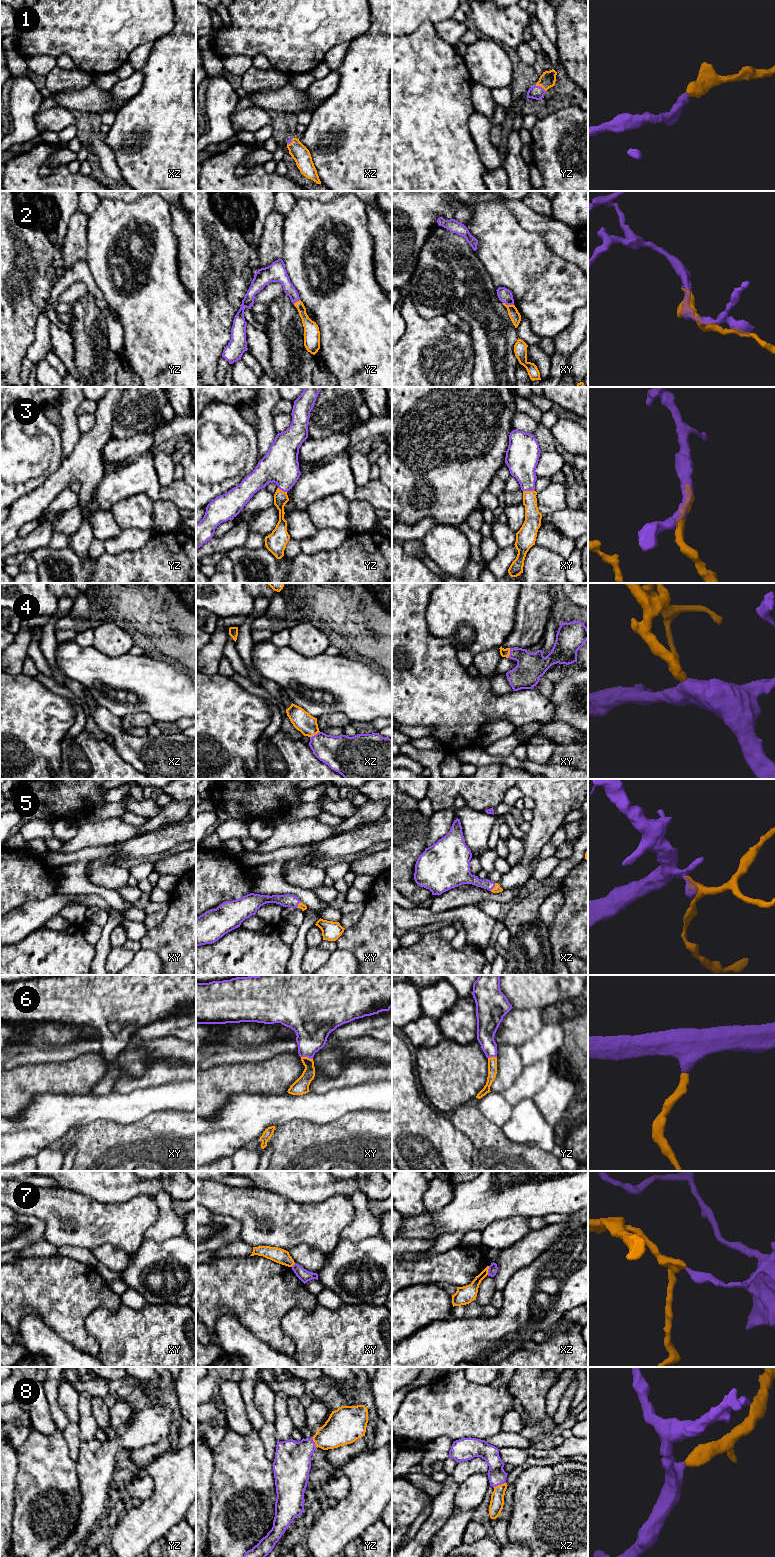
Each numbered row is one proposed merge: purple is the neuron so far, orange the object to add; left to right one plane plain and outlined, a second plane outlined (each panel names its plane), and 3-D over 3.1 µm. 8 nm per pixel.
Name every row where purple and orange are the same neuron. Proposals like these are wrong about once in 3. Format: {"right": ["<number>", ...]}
{"right": ["1", "2", "3", "4", "5", "6", "8"]}

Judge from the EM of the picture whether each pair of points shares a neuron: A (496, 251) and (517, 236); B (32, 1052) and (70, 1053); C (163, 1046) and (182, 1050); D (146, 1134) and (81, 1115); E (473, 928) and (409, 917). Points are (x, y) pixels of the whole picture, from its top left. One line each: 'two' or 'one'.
A: one
B: one
C: one
D: two
E: one

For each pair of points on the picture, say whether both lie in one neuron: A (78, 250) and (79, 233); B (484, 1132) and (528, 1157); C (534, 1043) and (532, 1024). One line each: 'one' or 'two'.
A: one
B: one
C: two

